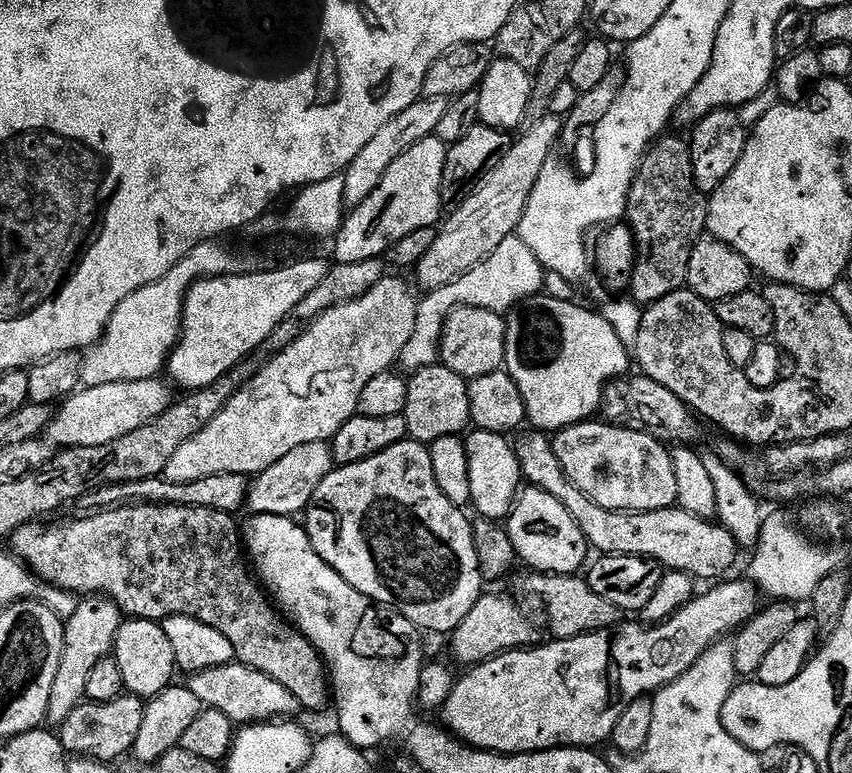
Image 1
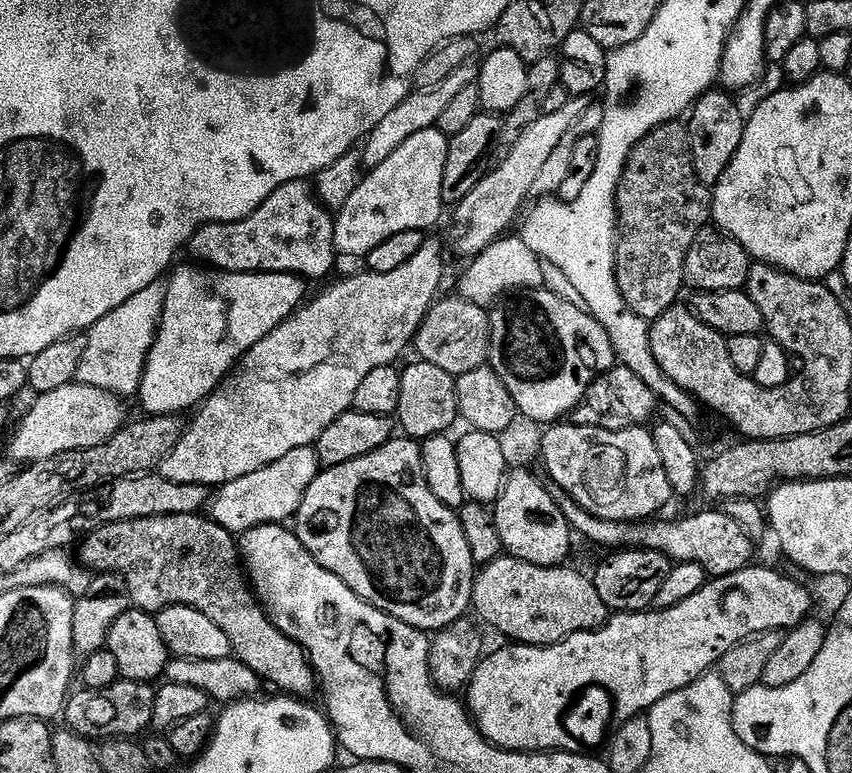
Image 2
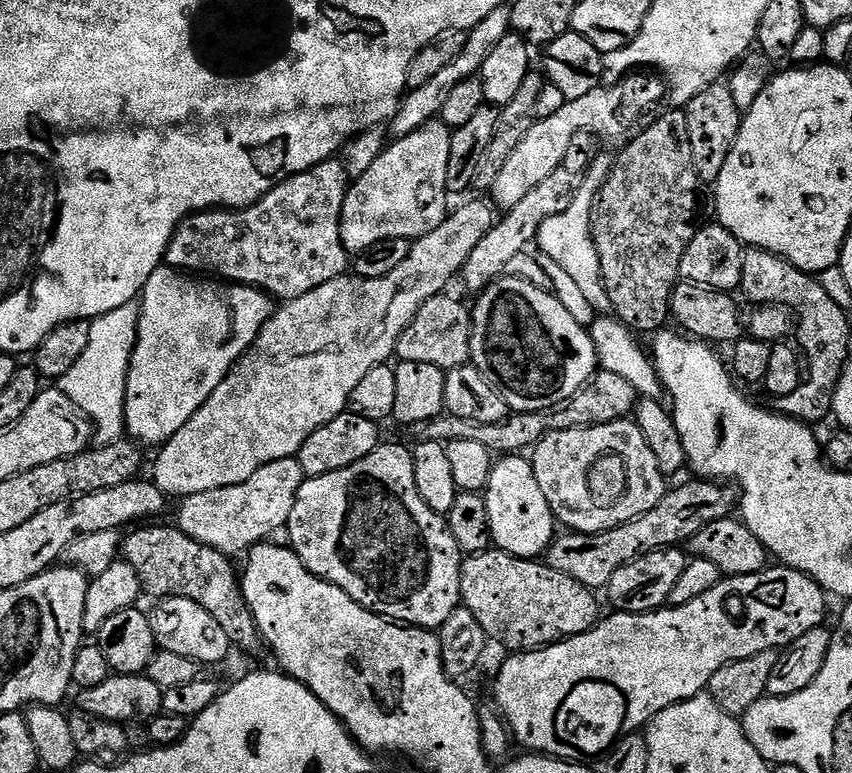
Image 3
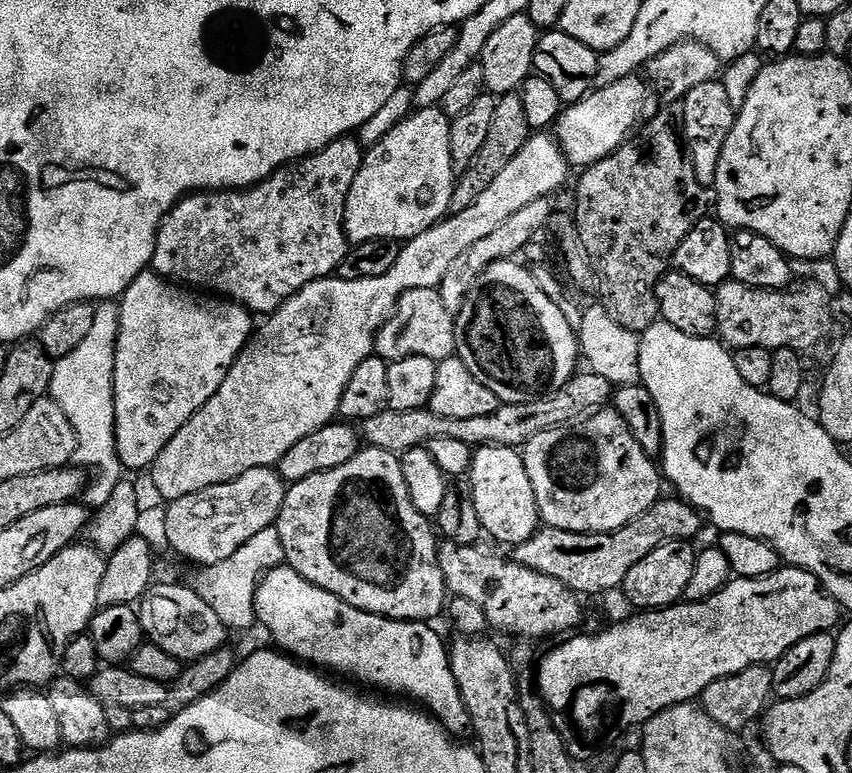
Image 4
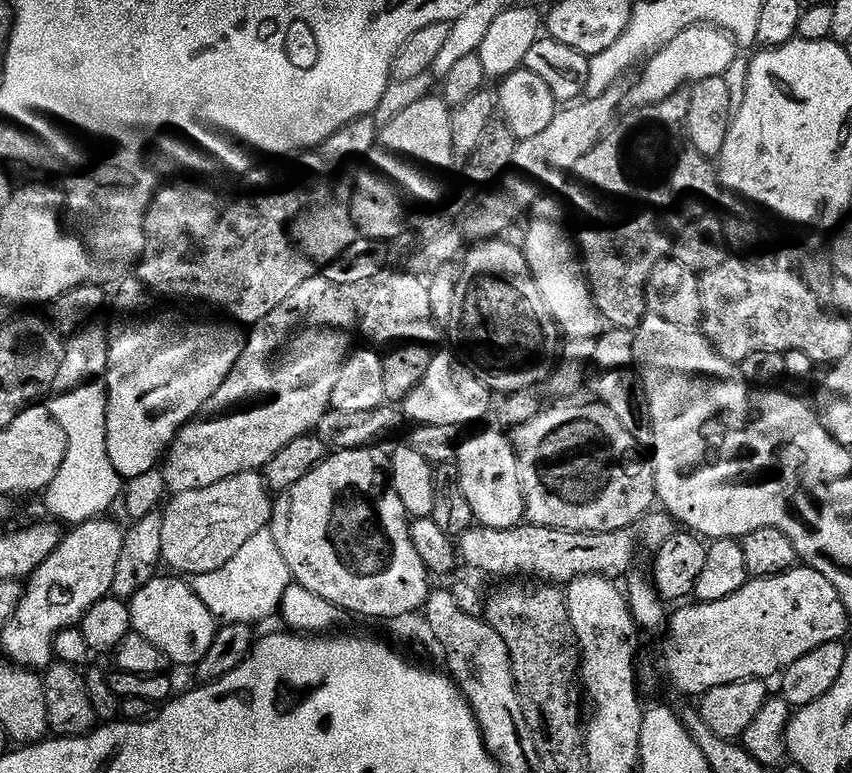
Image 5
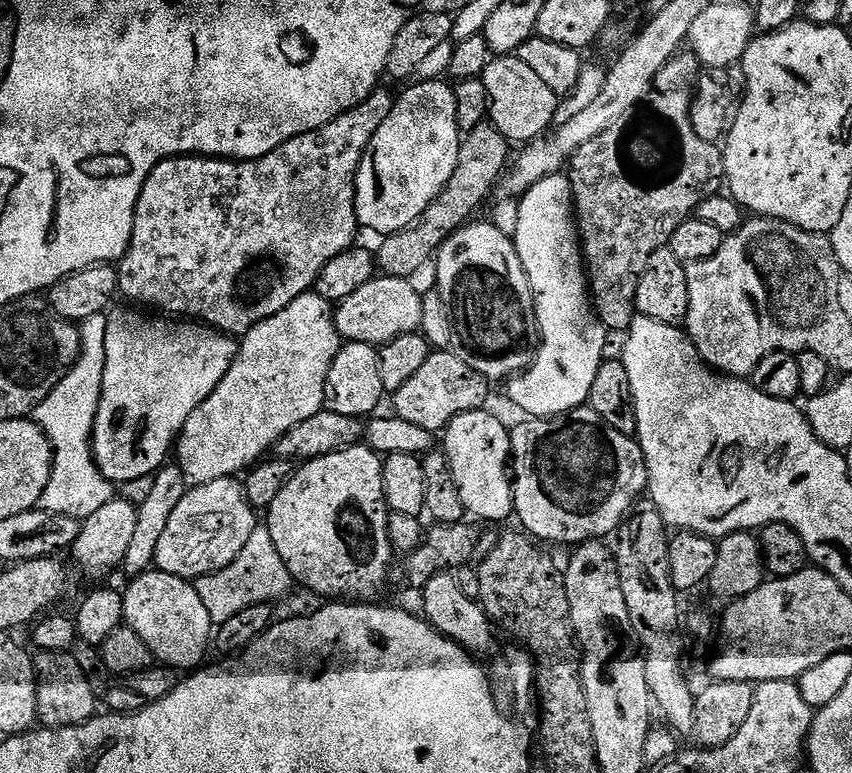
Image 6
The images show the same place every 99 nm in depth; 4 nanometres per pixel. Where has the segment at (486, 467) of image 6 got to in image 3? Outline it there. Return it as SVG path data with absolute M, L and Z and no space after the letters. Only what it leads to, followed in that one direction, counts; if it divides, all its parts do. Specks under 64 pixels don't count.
M501 455L492 465L483 498L490 514L493 545L523 560L534 560L547 553L558 535L558 517L546 500L546 494L542 494L542 486L538 486L538 478L527 455Z

